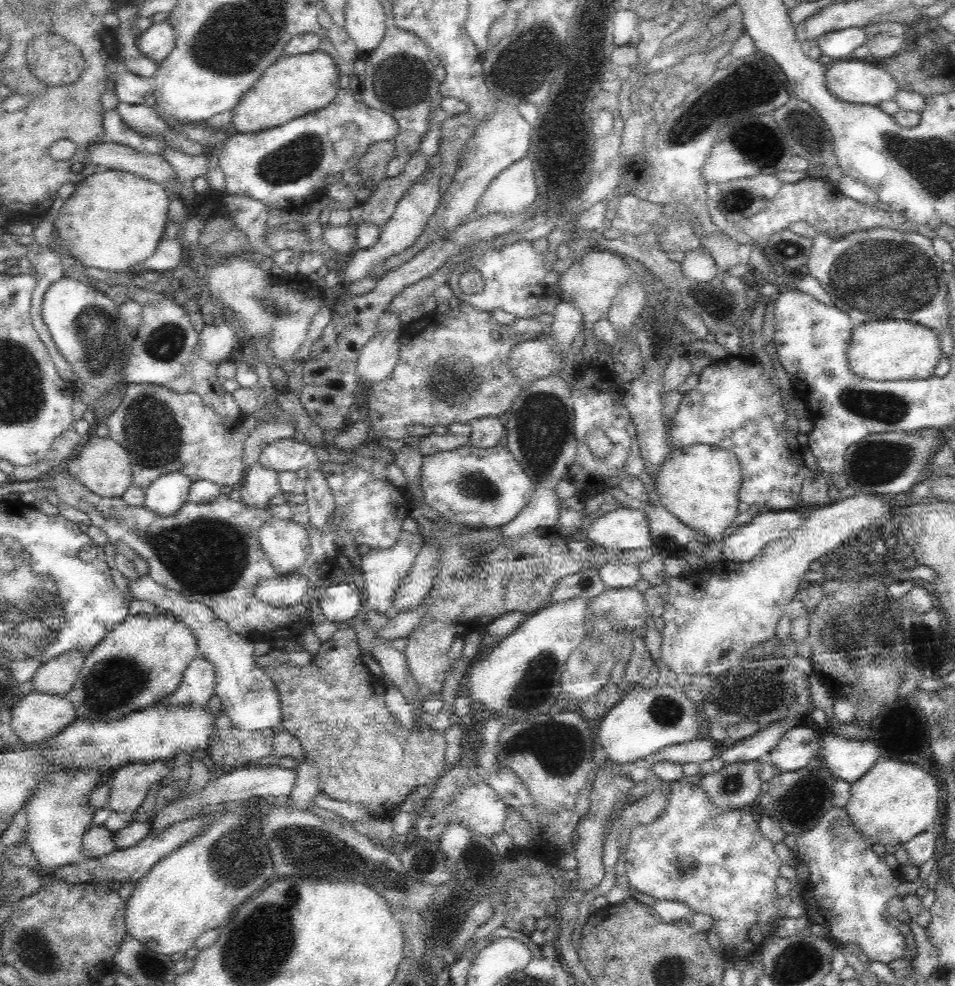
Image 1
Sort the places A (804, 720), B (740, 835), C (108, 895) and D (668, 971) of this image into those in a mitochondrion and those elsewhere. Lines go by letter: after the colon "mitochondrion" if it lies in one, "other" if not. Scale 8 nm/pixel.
A: other
B: other
C: other
D: mitochondrion

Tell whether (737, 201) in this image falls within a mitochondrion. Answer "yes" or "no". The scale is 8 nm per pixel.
yes

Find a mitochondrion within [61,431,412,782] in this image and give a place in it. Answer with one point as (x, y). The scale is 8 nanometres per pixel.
(208, 555)

